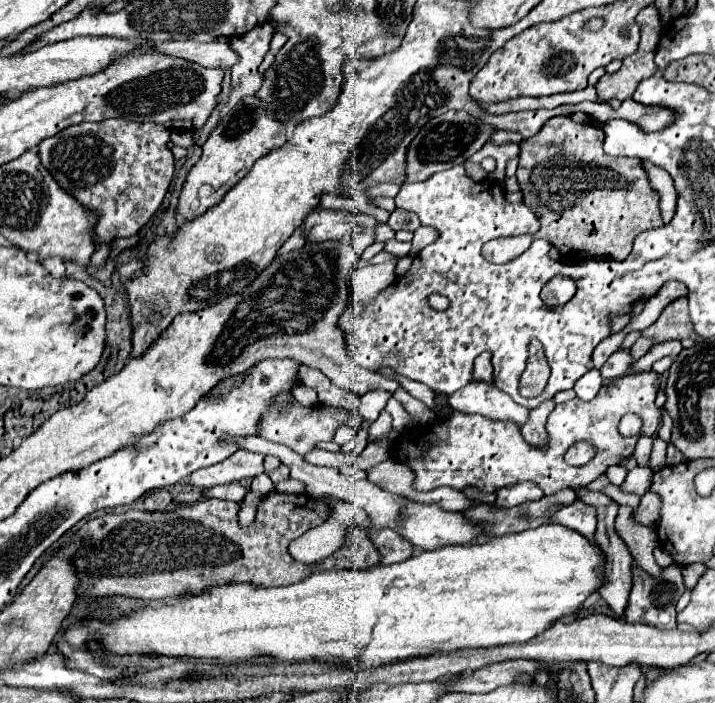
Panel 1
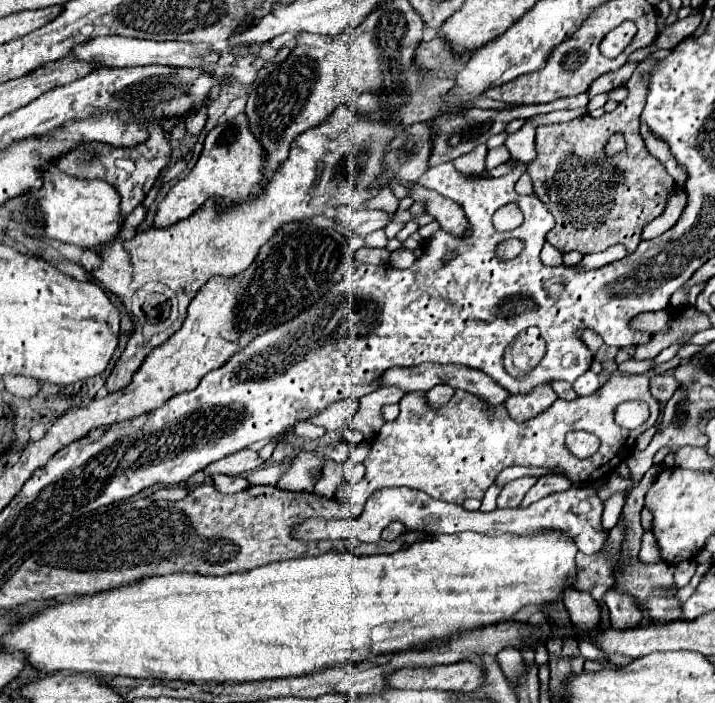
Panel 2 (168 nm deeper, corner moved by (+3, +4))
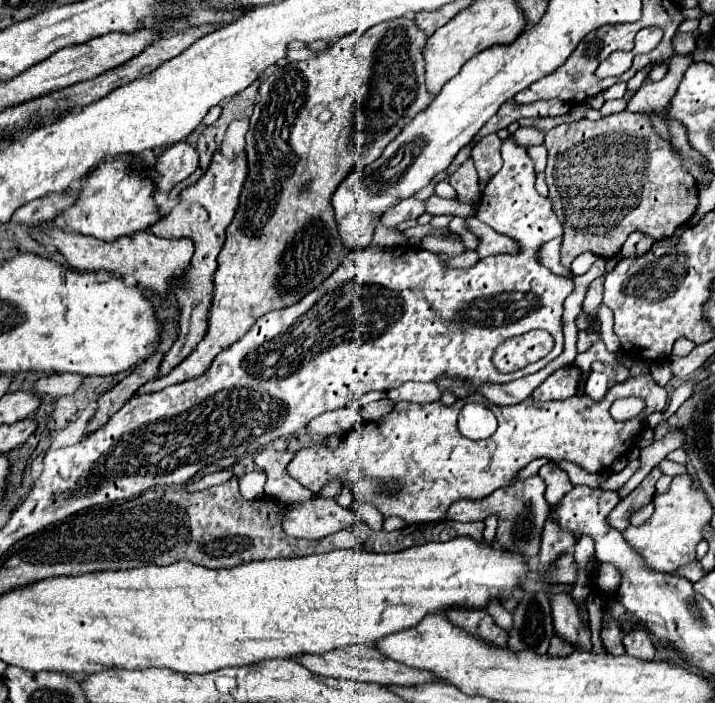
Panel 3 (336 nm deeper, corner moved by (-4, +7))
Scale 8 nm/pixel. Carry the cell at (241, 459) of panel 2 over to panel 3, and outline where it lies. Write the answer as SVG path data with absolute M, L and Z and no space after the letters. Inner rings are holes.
M266 445L256 455L256 465L266 473L265 495L276 501L284 501L284 505L306 501L314 497L306 487L286 475L286 465L292 461L296 451L276 451L272 445Z

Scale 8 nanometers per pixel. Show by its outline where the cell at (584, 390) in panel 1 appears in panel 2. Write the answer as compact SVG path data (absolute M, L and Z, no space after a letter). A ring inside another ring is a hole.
M585 372L583 376L579 376L575 382L573 382L573 388L579 396L589 396L593 394L597 388L599 388L599 378L595 372Z

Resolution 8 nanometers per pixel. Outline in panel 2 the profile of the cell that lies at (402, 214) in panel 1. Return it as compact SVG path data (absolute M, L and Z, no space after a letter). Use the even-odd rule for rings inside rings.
M415 202L415 204L409 208L409 212L413 214L413 220L415 220L419 226L425 226L425 224L433 222L433 218L425 212L425 207L422 202Z

